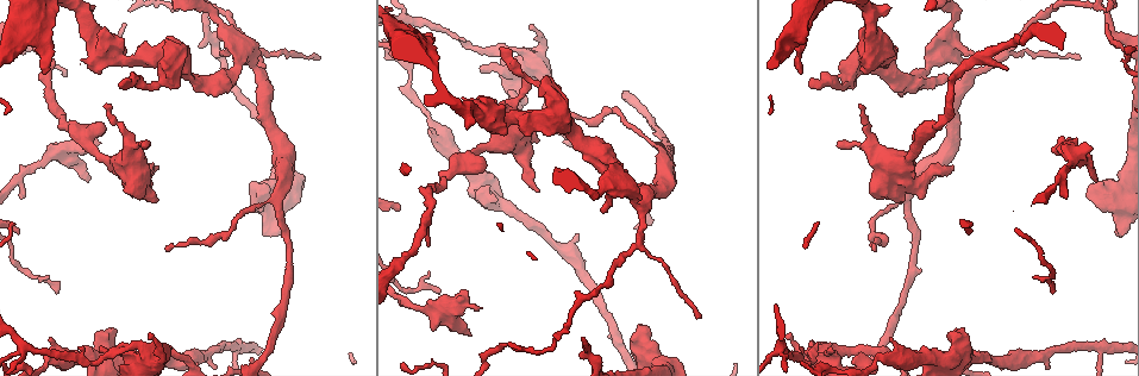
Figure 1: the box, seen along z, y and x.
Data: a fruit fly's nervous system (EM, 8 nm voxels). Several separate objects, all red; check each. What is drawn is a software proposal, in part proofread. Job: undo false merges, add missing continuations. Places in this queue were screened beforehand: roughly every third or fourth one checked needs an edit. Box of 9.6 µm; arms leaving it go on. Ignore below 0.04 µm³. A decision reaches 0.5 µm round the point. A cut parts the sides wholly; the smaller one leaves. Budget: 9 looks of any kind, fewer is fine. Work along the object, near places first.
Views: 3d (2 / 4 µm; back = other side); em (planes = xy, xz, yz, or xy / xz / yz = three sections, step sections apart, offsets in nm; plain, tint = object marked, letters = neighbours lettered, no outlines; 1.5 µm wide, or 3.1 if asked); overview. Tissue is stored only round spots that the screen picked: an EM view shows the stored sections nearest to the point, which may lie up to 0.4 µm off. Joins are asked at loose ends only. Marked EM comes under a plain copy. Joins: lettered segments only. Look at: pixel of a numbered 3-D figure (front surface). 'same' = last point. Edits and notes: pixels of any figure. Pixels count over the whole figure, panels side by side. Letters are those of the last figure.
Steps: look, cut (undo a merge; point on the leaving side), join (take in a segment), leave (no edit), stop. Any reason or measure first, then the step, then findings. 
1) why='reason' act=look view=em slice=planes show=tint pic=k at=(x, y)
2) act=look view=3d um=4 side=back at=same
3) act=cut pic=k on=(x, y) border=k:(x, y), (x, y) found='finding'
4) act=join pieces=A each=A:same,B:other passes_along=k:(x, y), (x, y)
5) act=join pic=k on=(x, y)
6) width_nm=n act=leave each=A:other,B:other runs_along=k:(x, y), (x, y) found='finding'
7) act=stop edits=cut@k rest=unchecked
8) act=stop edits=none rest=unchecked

why='an open end' act=look view=3d um=2 pic=1 at=(788, 334)

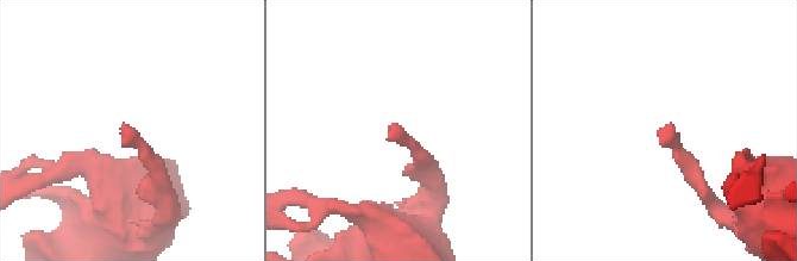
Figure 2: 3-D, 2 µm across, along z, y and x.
why='now the EM' act=look view=em slice=yz step=8 show=tint pic=2 at=(392, 137)

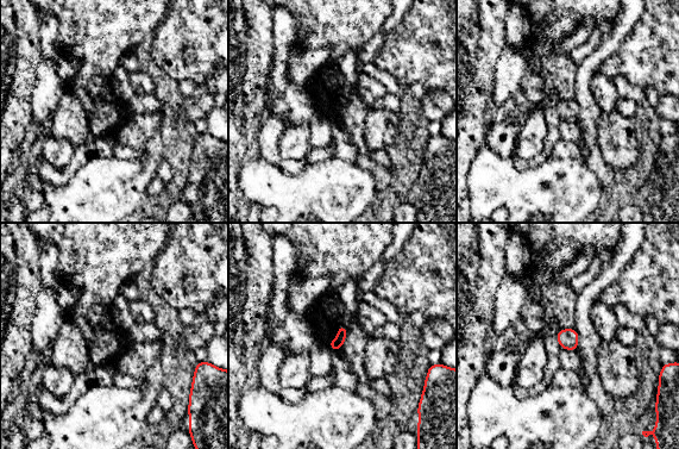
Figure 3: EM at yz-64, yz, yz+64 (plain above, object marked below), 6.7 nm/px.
act=look view=em slice=planes show=letters at=same

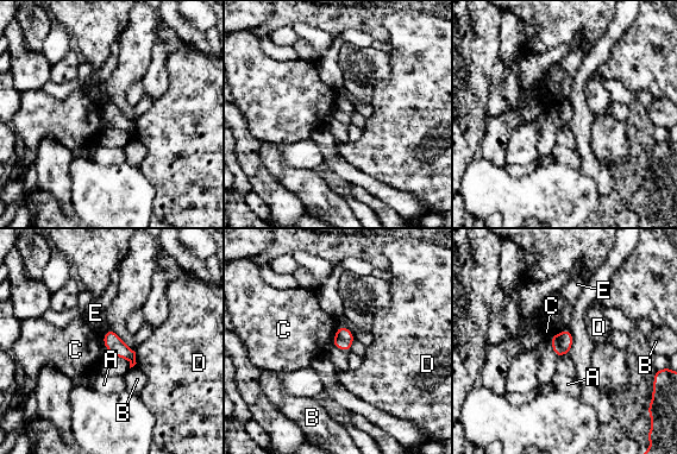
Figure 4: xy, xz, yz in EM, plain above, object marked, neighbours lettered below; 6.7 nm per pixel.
width_nm=120 act=leave each=A:other,B:other,C:other,D:other,E:other border=4:(338, 327), (331, 344) found='none of them fits'

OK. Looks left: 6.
why='branch stops here' act=look view=3d um=4 pic=1 at=(873, 197)

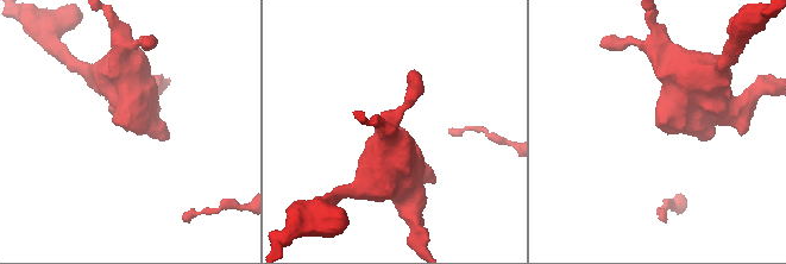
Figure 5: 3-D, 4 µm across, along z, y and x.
act=look view=em um=3.1 slice=planes show=letters pic=5 at=(402, 127)

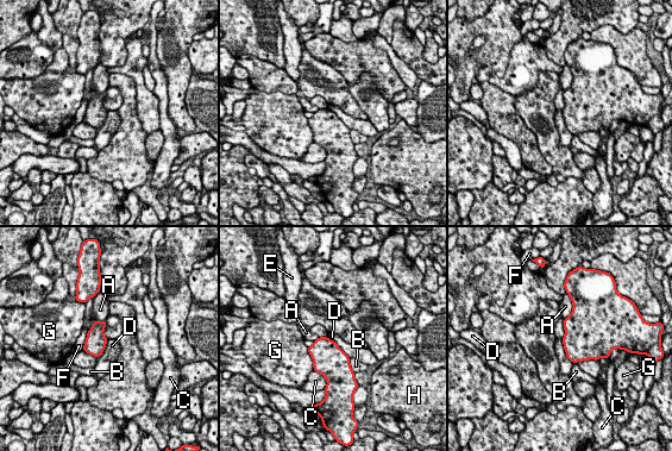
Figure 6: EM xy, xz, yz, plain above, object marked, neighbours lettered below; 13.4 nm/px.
width_nm=280 act=leave each=A:other,B:other,C:other,D:other,E:other,F:other,G:other,H:other border=6:(327, 336), (350, 357) found='no lettered segment goes on from it'

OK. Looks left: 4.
why='calibre changes' act=look view=3d um=4 pic=1 at=(969, 73)

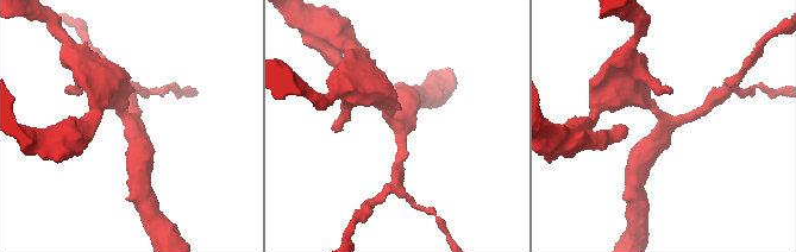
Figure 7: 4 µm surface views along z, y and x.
arms=3 act=look view=em slice=xy step=8 show=tint pic=7 at=(394, 123)

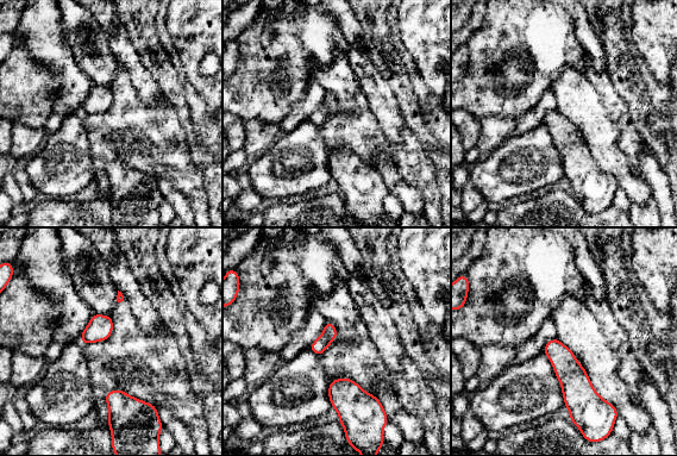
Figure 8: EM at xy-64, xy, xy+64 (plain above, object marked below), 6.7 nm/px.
act=look view=em slice=planes show=letters at=same

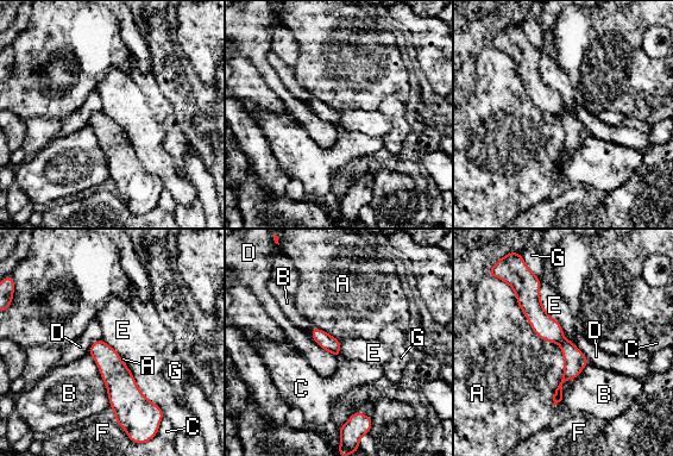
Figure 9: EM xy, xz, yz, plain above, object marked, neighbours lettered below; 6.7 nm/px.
width_nm=110 longest_contact=A:480nm act=cut pic=9 on=(574, 360) each=A:other,B:other,C:other,D:other,E:other,F:other,G:other found='two neurons meet here'

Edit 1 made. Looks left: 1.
act=stop edits=cut@9 rest=unchecked

